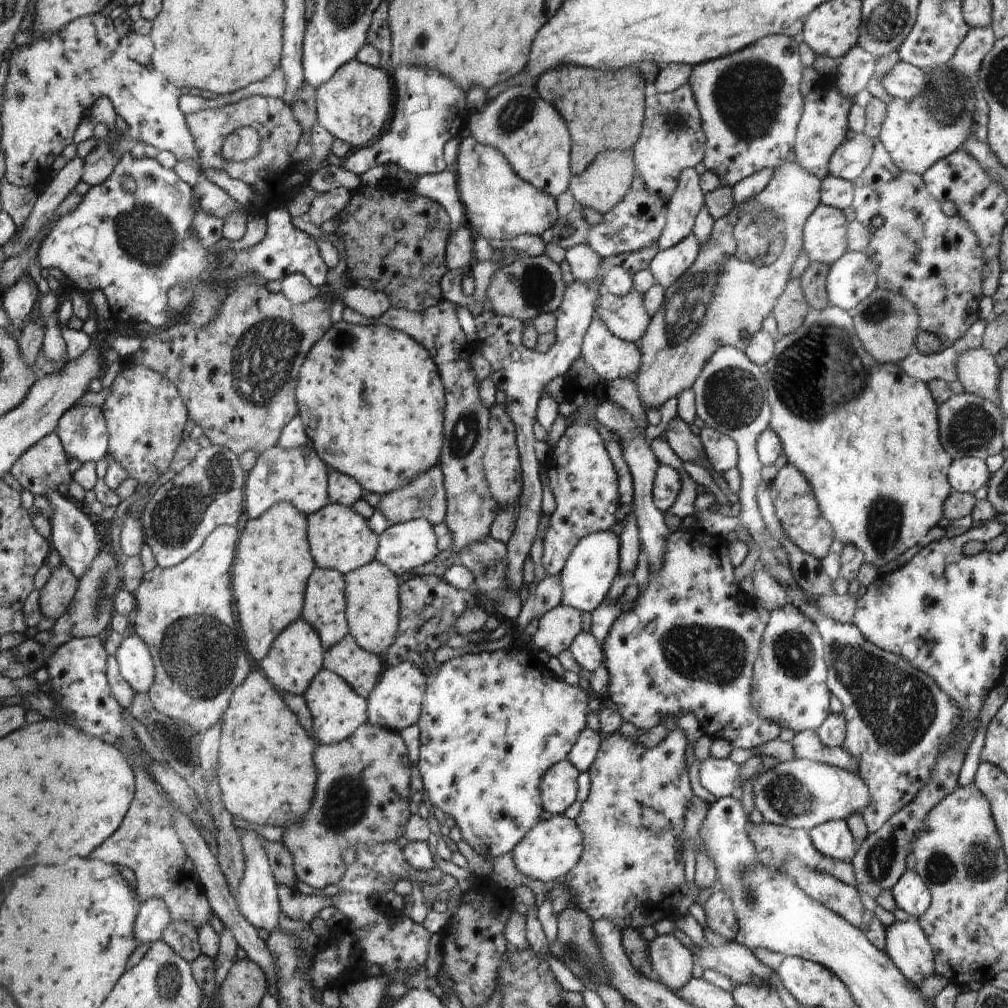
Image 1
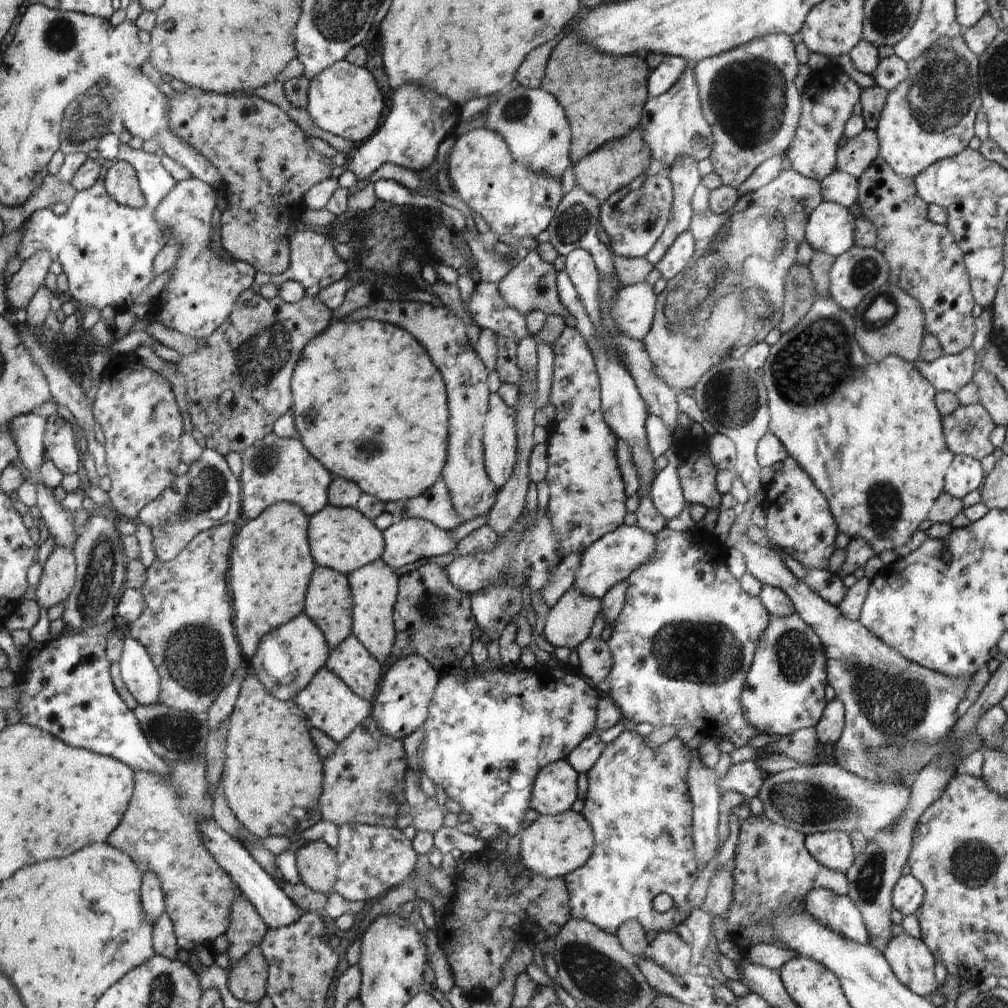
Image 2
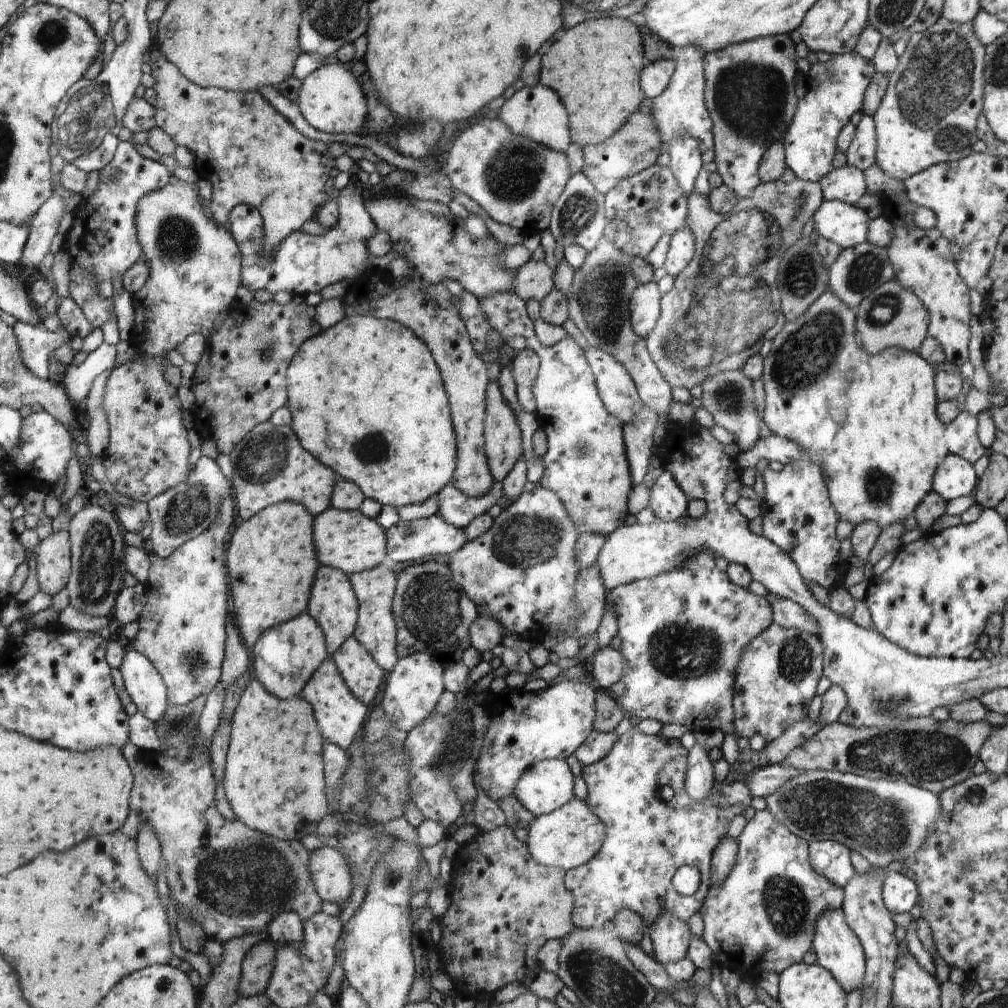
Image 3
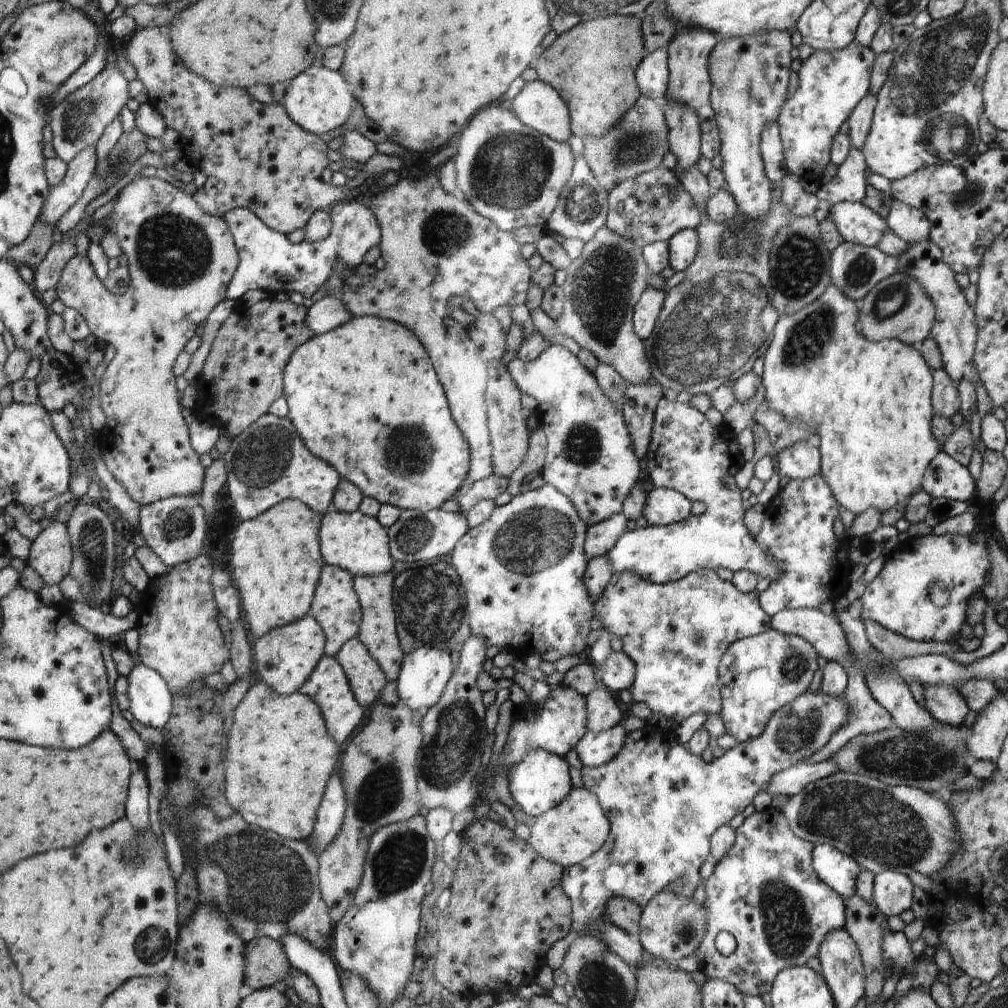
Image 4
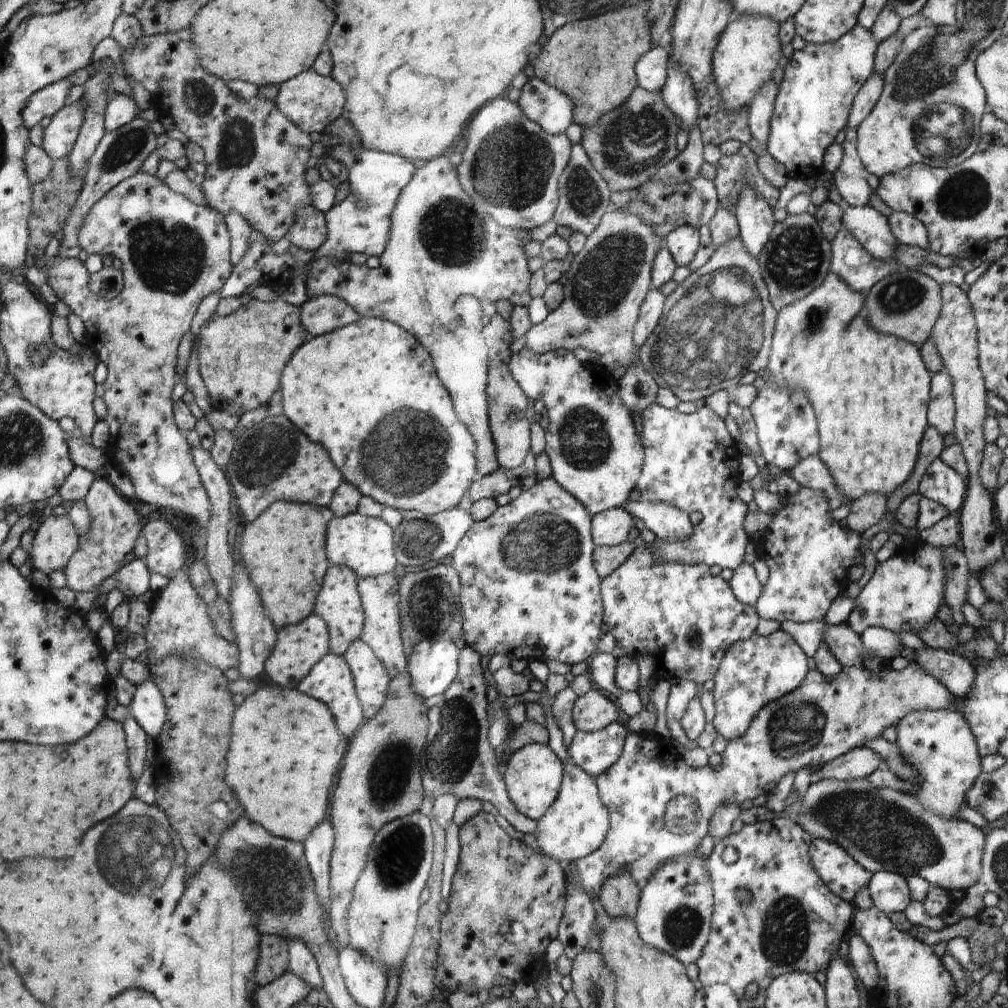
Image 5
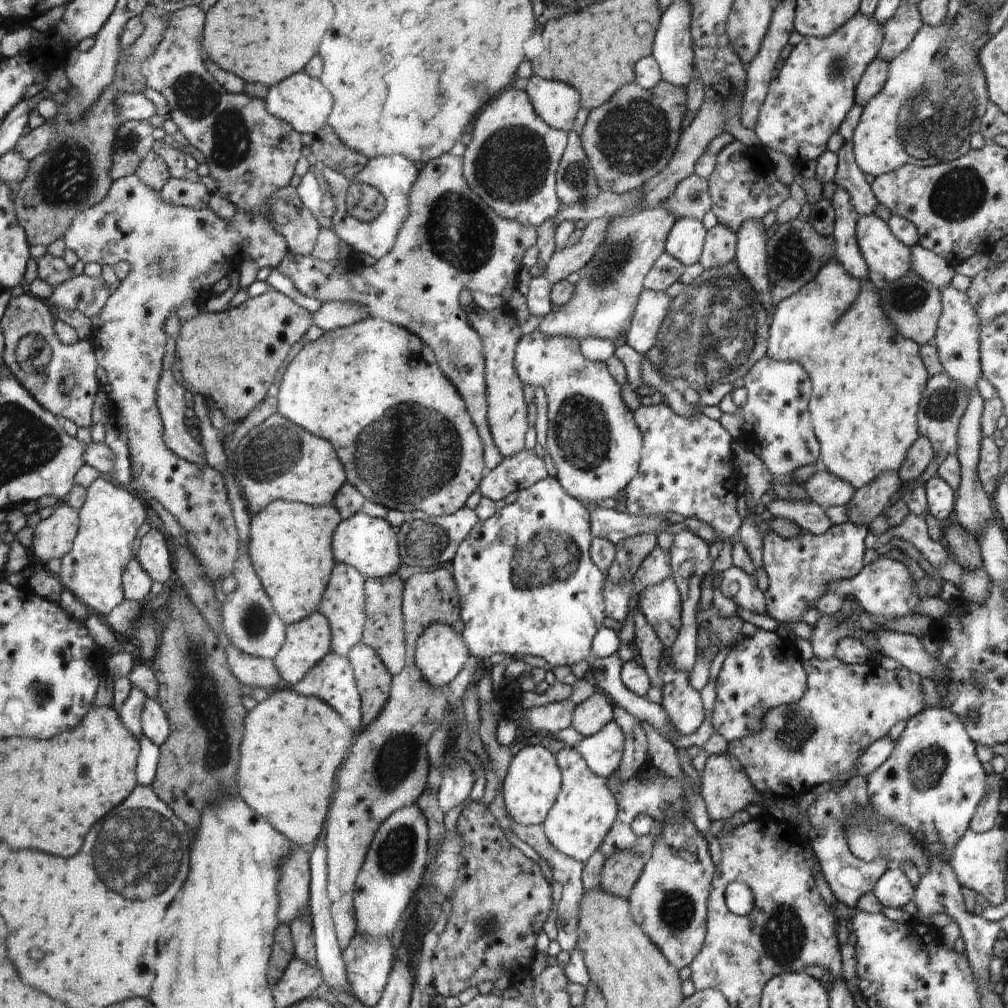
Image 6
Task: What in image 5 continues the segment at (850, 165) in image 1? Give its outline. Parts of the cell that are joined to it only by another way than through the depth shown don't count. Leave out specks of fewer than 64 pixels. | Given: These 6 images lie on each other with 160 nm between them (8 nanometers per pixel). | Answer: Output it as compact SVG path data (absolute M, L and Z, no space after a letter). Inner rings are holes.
M875 73L866 80L866 84L860 88L853 101L850 115L848 116L847 127L858 130L860 124L870 116L874 106L878 103L883 90L884 81L881 76Z

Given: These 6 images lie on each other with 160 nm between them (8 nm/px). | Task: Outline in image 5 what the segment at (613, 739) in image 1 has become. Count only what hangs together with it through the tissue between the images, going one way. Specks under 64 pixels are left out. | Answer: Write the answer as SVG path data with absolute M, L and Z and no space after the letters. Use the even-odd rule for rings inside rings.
M913 661L902 671L890 669L886 672L872 672L860 664L843 668L836 678L824 676L818 669L812 670L797 691L764 707L745 736L728 742L726 750L720 755L723 764L718 768L710 764L706 764L704 768L687 766L682 755L668 744L667 741L672 740L670 737L666 739L651 731L629 733L620 759L595 777L600 802L610 812L608 835L599 851L569 864L570 874L567 880L580 880L592 902L601 895L604 883L620 872L628 872L632 880L642 886L664 864L683 859L684 856L692 856L688 852L694 852L698 848L700 840L706 834L708 820L714 819L716 812L728 800L741 806L744 800L753 801L760 794L768 795L775 791L788 772L796 774L804 766L810 765L810 772L814 774L818 768L832 763L838 756L847 755L856 748L864 747L866 742L883 737L889 727L896 726L904 716L911 715L912 712L954 710L957 706L955 699L956 696L951 694L951 690L938 677L932 676L922 665Z

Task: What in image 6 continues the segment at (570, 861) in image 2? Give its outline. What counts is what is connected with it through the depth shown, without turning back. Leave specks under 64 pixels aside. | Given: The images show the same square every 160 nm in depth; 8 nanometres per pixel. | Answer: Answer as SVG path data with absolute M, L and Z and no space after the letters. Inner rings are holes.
M563 747L556 756L560 756L560 768L564 768L564 792L560 792L560 800L555 800L556 808L552 808L552 816L548 816L548 820L541 825L552 846L585 865L588 858L599 850L616 820L617 798L608 788L606 780L591 771L587 761L574 747Z

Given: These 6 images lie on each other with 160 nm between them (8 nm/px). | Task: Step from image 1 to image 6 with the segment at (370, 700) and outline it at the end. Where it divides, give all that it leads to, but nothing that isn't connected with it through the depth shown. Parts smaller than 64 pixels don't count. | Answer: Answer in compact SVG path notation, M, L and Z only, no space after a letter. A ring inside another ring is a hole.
M444 621L432 623L418 637L414 664L423 673L423 679L435 687L446 687L464 668L471 651L462 635Z

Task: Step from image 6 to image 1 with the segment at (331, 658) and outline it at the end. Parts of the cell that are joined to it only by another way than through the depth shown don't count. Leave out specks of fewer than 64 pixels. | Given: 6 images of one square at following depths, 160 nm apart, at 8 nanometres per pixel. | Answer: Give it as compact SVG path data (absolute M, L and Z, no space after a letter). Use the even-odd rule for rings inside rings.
M320 670L311 680L303 697L313 718L314 736L322 745L338 744L350 738L362 724L370 721L367 715L367 699L358 696L352 687L340 678L339 673L331 670Z

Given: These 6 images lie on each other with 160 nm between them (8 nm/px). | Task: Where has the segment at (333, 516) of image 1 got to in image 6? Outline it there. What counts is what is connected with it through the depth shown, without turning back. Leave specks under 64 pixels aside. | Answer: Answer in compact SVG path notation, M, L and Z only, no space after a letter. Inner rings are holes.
M362 510L350 519L342 519L336 526L332 538L332 552L337 563L352 565L367 578L386 578L394 575L400 566L398 538L392 525L386 519L368 516Z

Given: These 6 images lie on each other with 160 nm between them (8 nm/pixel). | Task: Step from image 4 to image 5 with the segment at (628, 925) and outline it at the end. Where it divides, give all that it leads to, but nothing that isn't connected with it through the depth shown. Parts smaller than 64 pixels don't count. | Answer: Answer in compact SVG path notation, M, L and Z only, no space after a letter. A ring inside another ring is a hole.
M620 872L619 875L608 879L599 896L607 918L628 918L634 920L639 908L642 887L632 880L628 872Z

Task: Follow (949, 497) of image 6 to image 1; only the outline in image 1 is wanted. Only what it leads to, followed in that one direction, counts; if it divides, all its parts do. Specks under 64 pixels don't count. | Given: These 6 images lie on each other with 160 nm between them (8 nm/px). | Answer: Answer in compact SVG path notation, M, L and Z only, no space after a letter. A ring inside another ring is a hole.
M963 457L956 459L950 466L948 482L959 493L974 494L984 486L991 477L985 460L978 457Z

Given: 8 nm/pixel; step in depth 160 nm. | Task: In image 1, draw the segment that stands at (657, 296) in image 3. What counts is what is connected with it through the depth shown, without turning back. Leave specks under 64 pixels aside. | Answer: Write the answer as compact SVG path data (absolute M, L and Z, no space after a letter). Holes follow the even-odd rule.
M634 288L627 295L621 297L608 292L600 296L599 315L614 336L620 337L623 341L638 344L646 334L647 328L651 324L651 314L643 303L643 296L644 293L638 292Z

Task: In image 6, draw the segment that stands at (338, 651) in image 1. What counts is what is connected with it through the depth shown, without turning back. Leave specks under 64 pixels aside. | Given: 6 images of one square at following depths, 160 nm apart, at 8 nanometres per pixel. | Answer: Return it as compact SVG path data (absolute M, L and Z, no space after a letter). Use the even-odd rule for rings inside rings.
M355 644L347 657L362 698L362 724L369 725L375 722L390 701L394 676L378 653L367 644Z

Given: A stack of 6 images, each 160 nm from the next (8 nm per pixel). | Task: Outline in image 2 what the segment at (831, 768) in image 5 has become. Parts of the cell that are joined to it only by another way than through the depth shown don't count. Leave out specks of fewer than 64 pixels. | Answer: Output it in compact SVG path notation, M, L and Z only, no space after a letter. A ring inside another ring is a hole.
M742 761L732 764L729 770L720 775L720 792L736 790L746 798L746 801L754 798L759 793L762 783L770 774L761 769L755 761Z

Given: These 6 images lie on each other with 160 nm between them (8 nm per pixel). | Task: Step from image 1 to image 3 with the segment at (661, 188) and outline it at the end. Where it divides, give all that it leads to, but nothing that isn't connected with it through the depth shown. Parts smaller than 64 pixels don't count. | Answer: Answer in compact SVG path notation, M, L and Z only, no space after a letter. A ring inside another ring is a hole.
M676 47L673 49L675 67L666 88L653 98L655 123L665 138L672 139L676 135L688 135L700 141L705 164L715 160L714 121L705 103L705 72L703 58L705 52L698 47Z

